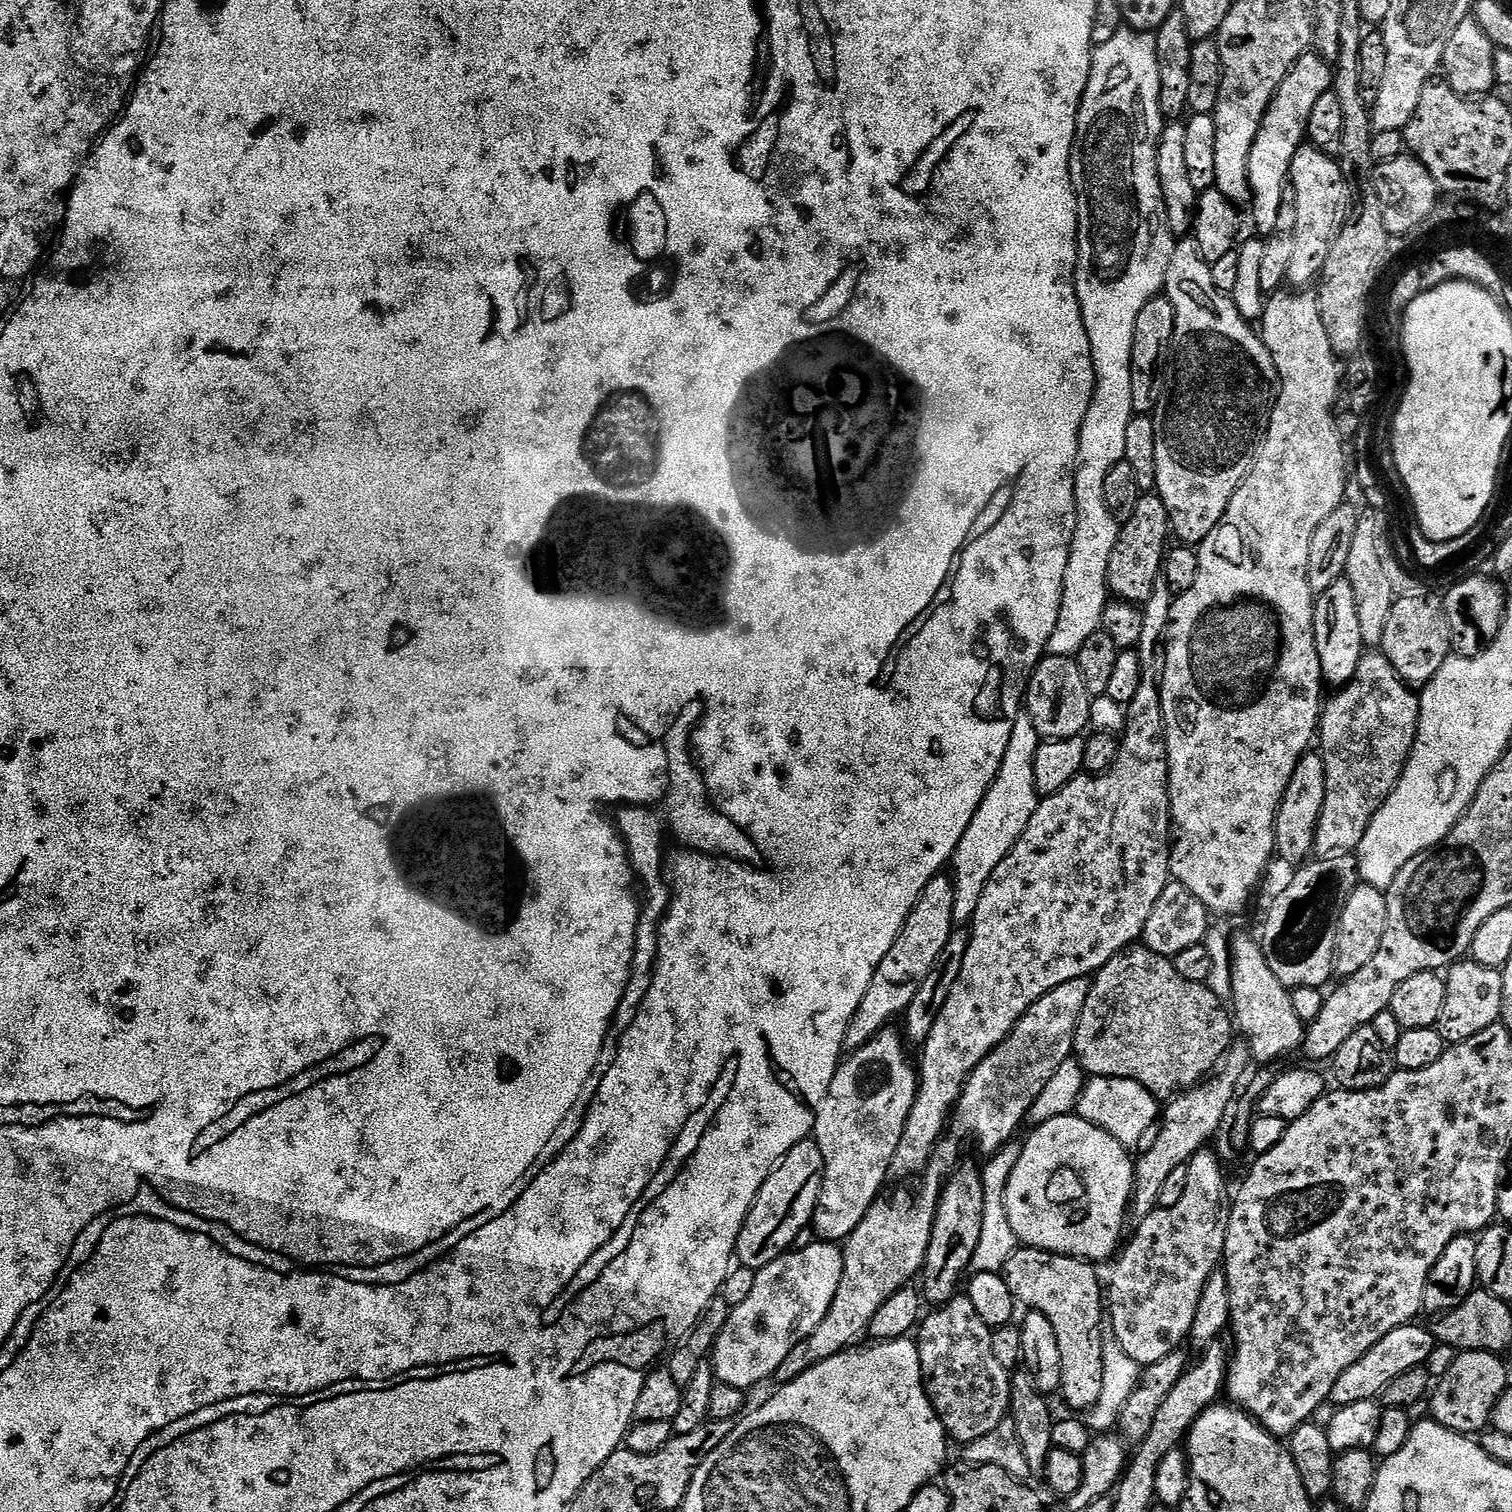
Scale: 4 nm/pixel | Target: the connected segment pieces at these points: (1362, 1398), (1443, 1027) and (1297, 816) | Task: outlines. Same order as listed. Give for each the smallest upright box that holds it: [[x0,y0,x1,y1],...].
[[1330,1322,1438,1406],[1439,958,1502,1045],[1276,750,1326,866]]

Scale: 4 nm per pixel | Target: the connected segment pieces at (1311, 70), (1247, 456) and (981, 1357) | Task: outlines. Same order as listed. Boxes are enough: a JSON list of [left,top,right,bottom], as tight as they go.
[[1250,50,1334,238],[1154,238,1280,546],[918,1294,1012,1446]]

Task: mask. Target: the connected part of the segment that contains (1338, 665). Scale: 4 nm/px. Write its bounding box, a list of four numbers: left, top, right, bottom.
[1312,578,1366,690]

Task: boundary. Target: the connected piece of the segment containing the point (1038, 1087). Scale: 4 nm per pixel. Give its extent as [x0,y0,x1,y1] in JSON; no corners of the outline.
[774,979,1091,1385]

